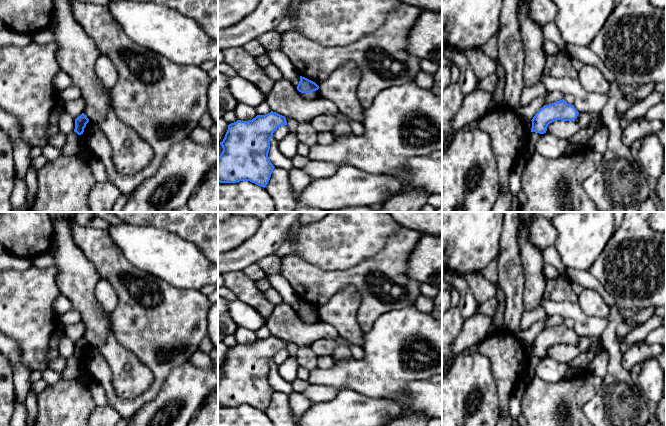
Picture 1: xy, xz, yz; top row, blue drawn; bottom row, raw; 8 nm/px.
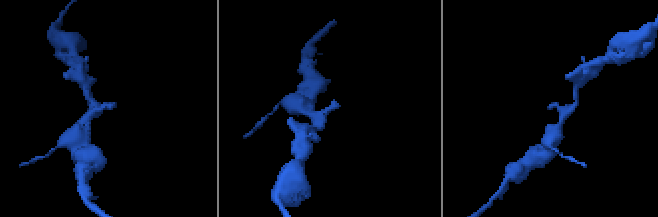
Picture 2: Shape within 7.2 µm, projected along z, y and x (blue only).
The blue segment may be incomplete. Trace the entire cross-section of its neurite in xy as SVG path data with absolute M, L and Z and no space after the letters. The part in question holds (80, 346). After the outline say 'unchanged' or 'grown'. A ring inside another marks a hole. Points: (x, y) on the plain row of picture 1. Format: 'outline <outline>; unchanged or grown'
outline M82 337L79 341L75 343L75 353L74 356L76 356L78 359L83 358L84 352L86 351L86 348L89 346L89 343L87 340Z; unchanged

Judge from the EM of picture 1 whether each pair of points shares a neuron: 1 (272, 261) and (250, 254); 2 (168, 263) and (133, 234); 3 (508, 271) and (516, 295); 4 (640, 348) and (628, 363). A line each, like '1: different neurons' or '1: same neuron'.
1: different neurons
2: same neuron
3: same neuron
4: same neuron

